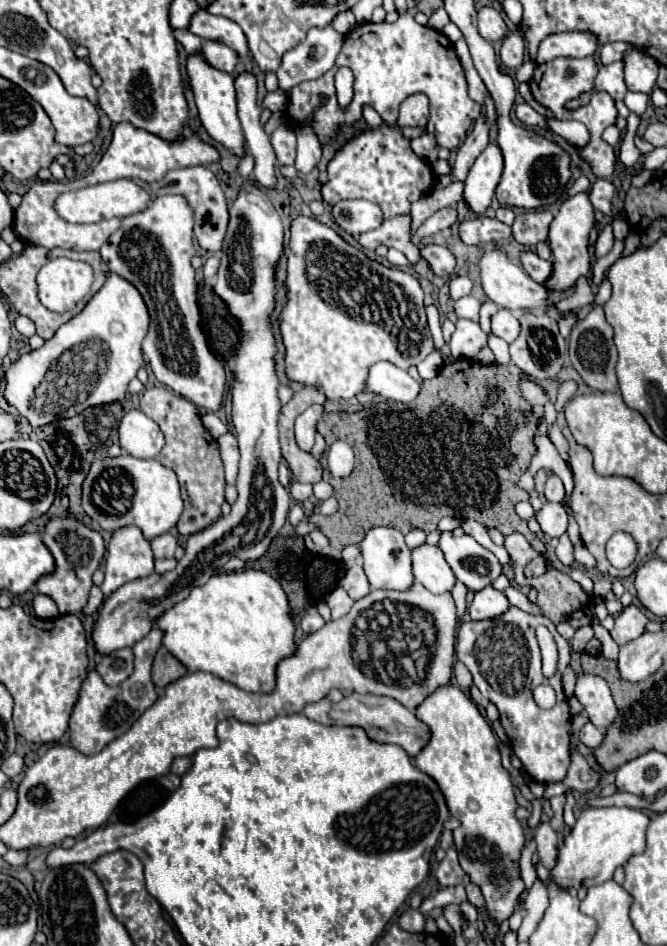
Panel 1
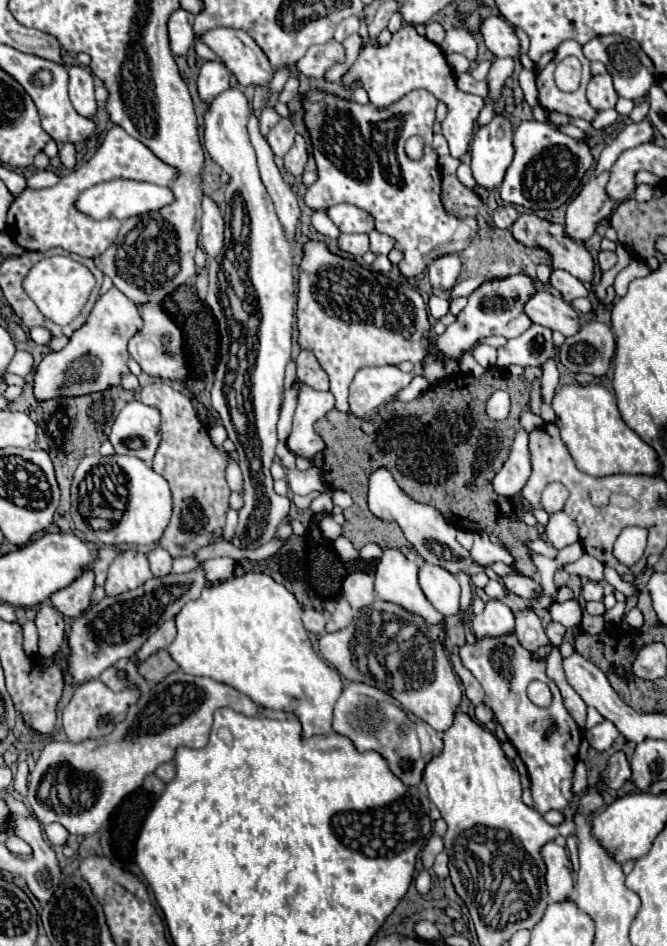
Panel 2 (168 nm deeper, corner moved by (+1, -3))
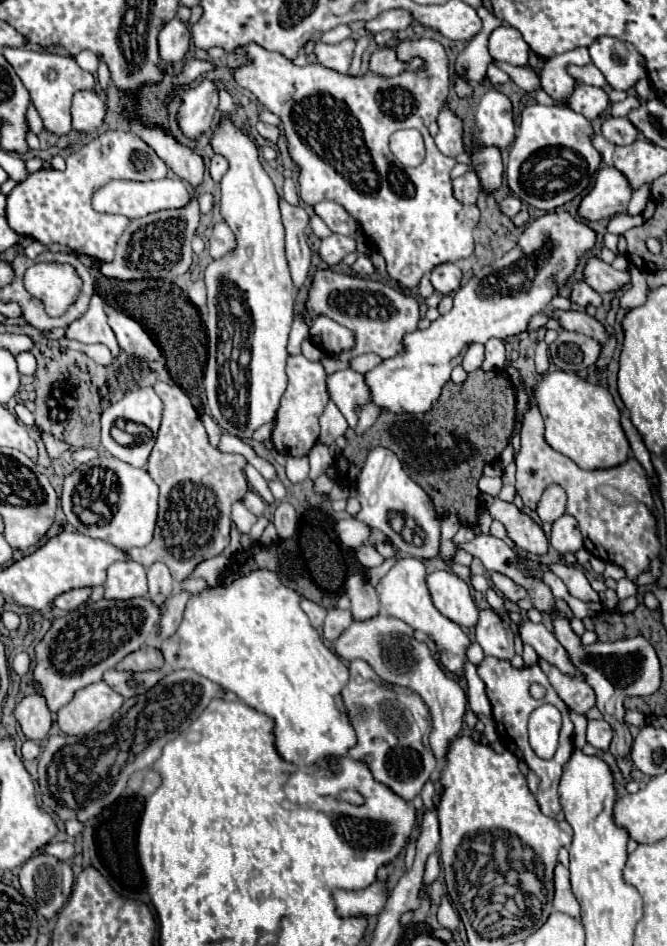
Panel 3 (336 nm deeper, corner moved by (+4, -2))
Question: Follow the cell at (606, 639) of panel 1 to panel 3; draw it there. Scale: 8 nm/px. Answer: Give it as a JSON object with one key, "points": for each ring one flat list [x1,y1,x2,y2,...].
{"points":[[553,563,553,565,549,565,549,571,553,571,559,579,563,579,563,583,567,585,567,589,573,597,577,597,581,601,599,603,599,595,591,589,581,567,573,567,573,565,565,565,565,563]]}

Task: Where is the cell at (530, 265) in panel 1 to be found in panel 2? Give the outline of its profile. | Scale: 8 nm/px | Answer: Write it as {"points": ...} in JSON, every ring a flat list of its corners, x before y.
{"points":[[552,270,550,284,562,294,562,298,566,302,572,302,576,298,588,298,588,294,590,294,588,288,578,278,568,274,566,270]]}

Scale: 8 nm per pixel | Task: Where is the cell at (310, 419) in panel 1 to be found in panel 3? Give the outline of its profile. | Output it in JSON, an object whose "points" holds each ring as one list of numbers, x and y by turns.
{"points":[[293,355,287,359,287,377,289,377,289,385,277,409,271,441,281,455,303,457,311,451,311,447,319,439,319,415,323,413,329,401,327,383,325,383,327,375,319,361,313,363,313,361,307,361,303,355]]}

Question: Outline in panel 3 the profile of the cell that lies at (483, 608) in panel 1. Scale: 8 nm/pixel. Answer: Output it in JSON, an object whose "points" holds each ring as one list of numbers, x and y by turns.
{"points":[[481,609,479,621,475,625,477,643,483,647,485,655,499,659,513,659,513,629,507,619,503,619,493,609]]}

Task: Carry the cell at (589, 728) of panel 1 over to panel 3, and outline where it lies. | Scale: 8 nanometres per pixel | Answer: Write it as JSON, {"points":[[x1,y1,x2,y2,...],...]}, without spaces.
{"points":[[589,721,587,725,587,743,591,743,595,749,607,749,613,739,613,729,609,723,601,721]]}

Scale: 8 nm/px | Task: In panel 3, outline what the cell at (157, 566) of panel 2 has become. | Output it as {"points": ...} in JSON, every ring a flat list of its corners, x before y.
{"points":[[155,563,155,565,147,567,147,579,149,579,149,599,163,605,163,601,169,595,173,595,173,591,175,591,175,581,173,581,167,565]]}

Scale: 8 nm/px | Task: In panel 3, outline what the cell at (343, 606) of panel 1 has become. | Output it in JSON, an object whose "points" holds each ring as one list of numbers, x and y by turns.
{"points":[[329,609,327,619,323,623,323,637,333,641,337,639,349,625,353,623,353,615,349,609]]}

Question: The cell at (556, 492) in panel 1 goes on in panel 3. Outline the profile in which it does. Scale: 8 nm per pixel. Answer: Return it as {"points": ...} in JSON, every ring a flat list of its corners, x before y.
{"points":[[549,485,543,491,541,501,537,505,539,519,547,521,547,523,553,523,555,519,559,519,565,513,565,501,567,501,565,491,559,485]]}

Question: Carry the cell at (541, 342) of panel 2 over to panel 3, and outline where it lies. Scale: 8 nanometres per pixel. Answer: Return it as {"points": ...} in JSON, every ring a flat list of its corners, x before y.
{"points":[[489,339,485,343,485,365,491,369,503,369,505,365,505,345,501,339]]}

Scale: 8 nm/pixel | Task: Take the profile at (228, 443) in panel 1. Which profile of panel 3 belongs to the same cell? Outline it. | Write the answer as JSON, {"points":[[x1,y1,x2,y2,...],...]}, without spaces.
{"points":[[247,491,245,495,243,495,243,505,253,513,253,515,257,515,257,517,261,517,263,515,263,509,265,509,265,503,263,503,263,499,257,495,257,493,253,493,253,491]]}

